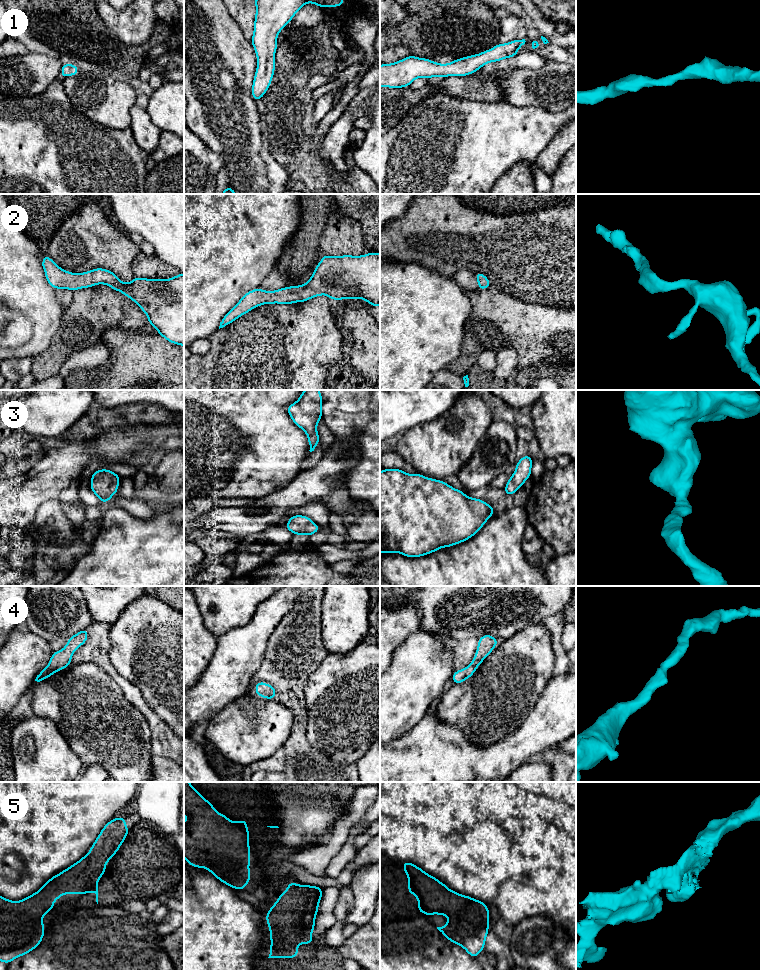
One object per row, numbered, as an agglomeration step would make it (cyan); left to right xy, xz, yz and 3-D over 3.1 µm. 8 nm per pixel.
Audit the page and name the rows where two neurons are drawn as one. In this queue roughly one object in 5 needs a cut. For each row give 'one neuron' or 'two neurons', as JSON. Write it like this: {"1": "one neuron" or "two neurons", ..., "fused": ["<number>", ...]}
{"1": "one neuron", "2": "one neuron", "3": "one neuron", "4": "one neuron", "5": "one neuron", "fused": []}

